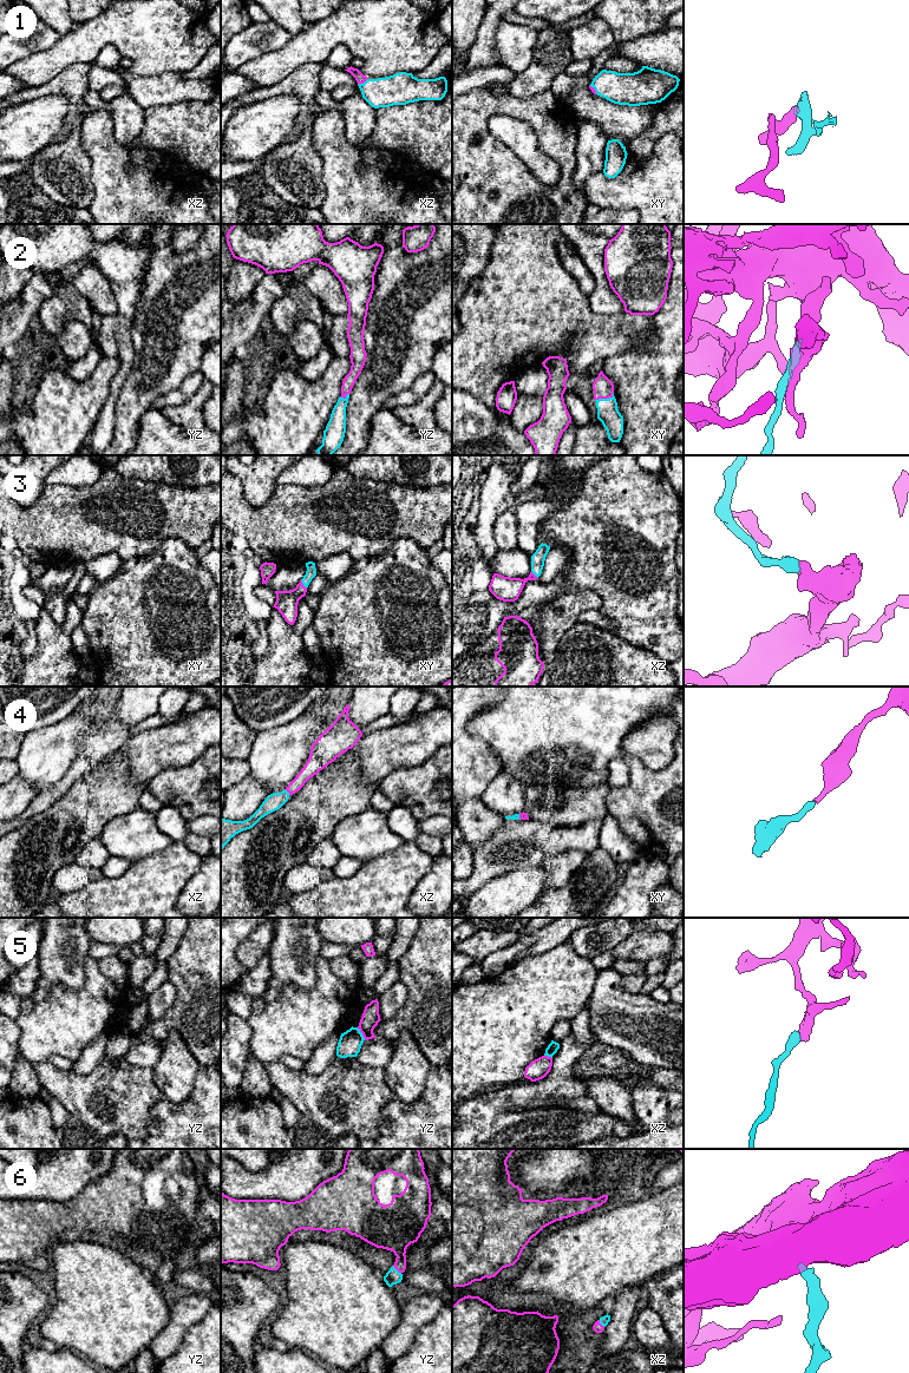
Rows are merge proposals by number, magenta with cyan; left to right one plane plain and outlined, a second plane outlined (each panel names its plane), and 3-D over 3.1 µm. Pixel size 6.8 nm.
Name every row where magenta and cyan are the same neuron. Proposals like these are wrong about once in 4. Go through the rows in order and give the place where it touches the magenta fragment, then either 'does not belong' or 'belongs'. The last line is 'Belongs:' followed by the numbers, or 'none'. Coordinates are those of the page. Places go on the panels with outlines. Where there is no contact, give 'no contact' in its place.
1: contact xz (363, 83); belongs
2: contact xy (605, 398); belongs
3: contact xy (302, 584); belongs
4: contact xz (287, 790); belongs
5: contact yz (361, 1032); does not belong
6: contact yz (397, 1269); belongs
Belongs: 1, 2, 3, 4, 6

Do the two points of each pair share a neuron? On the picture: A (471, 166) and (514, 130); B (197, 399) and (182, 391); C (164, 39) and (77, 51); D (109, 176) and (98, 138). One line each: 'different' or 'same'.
A: different
B: different
C: same
D: same

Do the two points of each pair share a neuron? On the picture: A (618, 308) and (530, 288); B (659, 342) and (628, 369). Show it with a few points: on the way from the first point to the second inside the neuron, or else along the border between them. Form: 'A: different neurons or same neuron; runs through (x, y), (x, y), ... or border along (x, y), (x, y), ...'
A: different neurons; border along (587, 297), (590, 308), (595, 313), (614, 314)
B: same neuron; runs through (652, 349), (635, 366)

